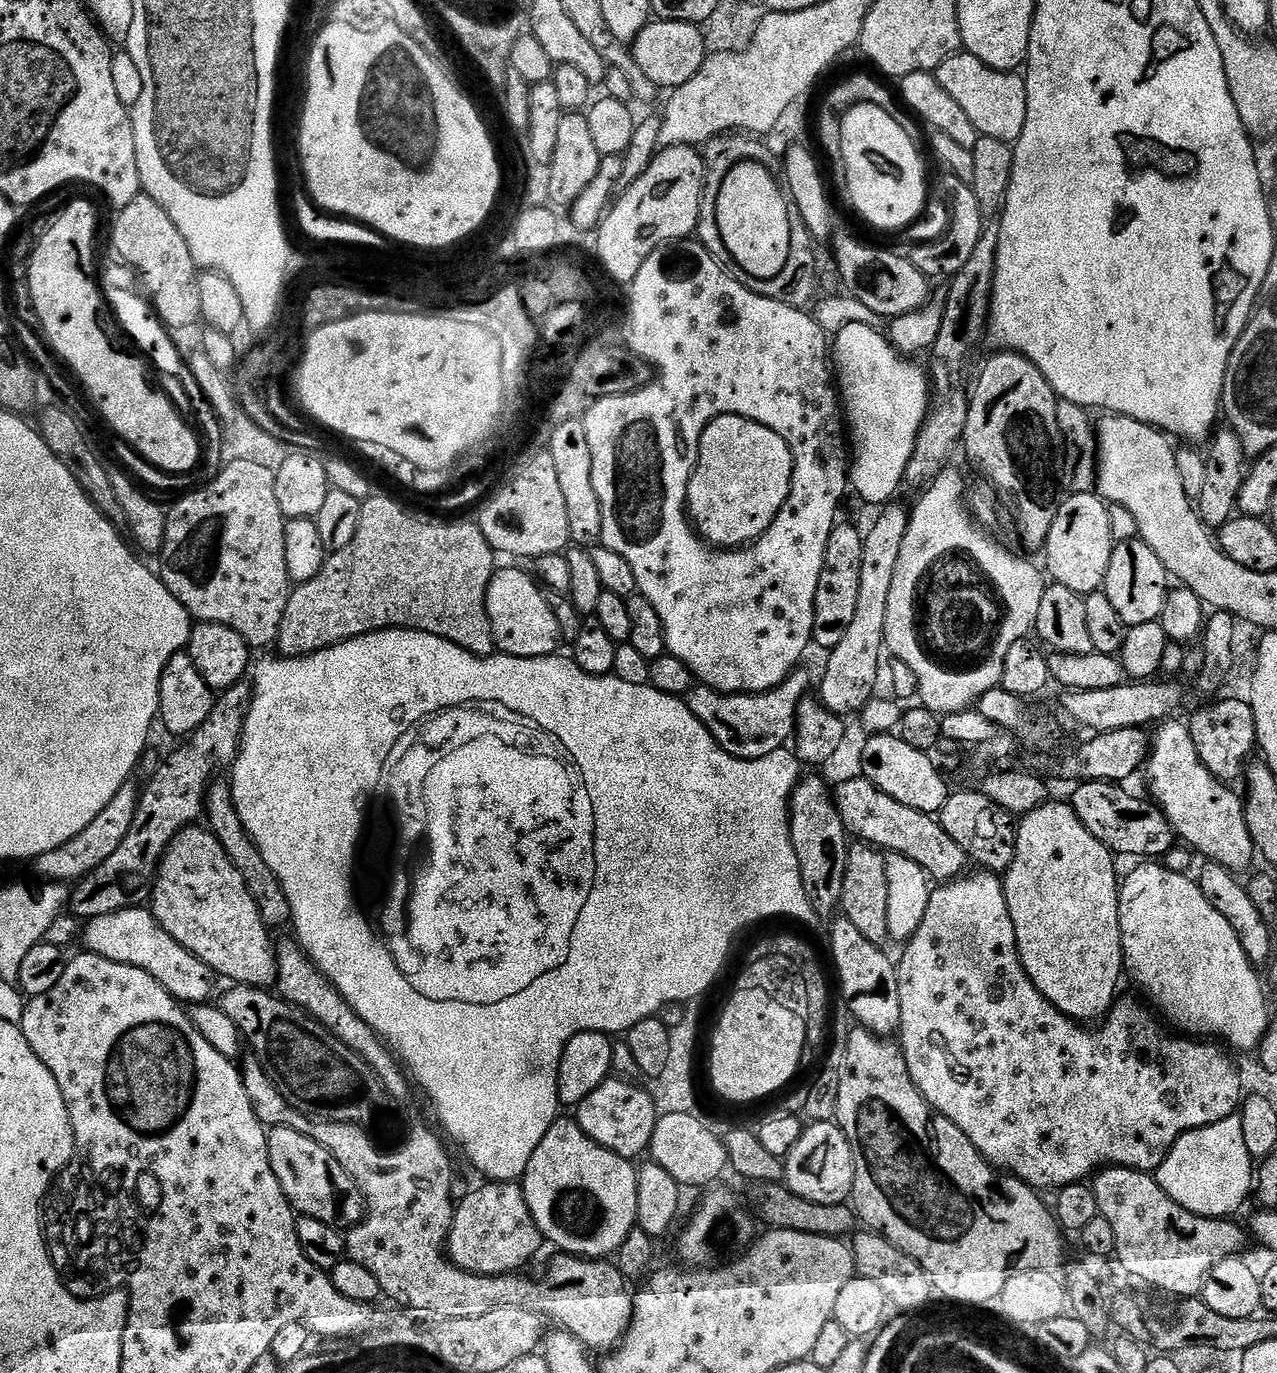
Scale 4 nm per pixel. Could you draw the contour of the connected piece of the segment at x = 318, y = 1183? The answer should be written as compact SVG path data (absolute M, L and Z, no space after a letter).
M273 1128L268 1132L268 1153L274 1178L278 1178L278 1186L282 1186L286 1198L299 1215L309 1216L339 1230L346 1230L363 1220L366 1209L360 1187L346 1174L341 1164L325 1147L314 1142L314 1138L293 1128Z

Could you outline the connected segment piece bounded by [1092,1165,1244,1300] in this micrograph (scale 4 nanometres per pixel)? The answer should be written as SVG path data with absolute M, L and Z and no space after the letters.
M1111 1165L1101 1169L1092 1180L1100 1215L1114 1229L1116 1260L1132 1277L1177 1299L1196 1298L1203 1293L1204 1280L1218 1262L1243 1253L1244 1232L1228 1218L1195 1216L1170 1199L1151 1173Z

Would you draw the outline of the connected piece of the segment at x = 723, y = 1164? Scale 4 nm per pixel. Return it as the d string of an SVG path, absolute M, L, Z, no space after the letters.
M686 1113L659 1117L650 1145L651 1159L685 1189L700 1187L703 1189L716 1182L711 1180L718 1179L729 1167L727 1150L721 1137L719 1135L716 1137L697 1116Z

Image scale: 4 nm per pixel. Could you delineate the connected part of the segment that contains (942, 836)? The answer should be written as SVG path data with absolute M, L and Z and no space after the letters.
M857 776L835 789L834 799L849 835L861 843L872 847L903 854L920 865L928 876L936 882L947 883L959 879L969 867L970 861L965 851L946 834L940 822L927 812L920 812L895 802L884 791L878 790L863 776Z

